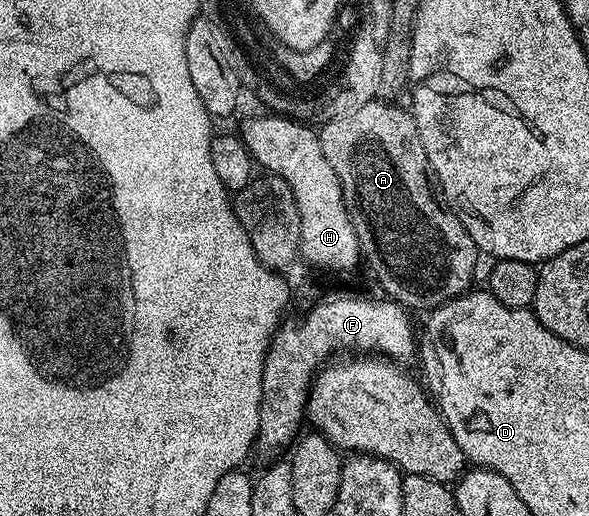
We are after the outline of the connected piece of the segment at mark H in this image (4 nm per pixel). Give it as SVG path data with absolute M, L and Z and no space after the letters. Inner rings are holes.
M277 114L251 117L246 123L244 141L251 158L263 171L280 175L292 188L296 206L302 206L301 257L322 270L352 269L362 258L362 248L358 245L356 228L352 228L342 185L332 164L328 164L328 156L324 156L324 148L320 148L317 133L305 122L290 126Z

